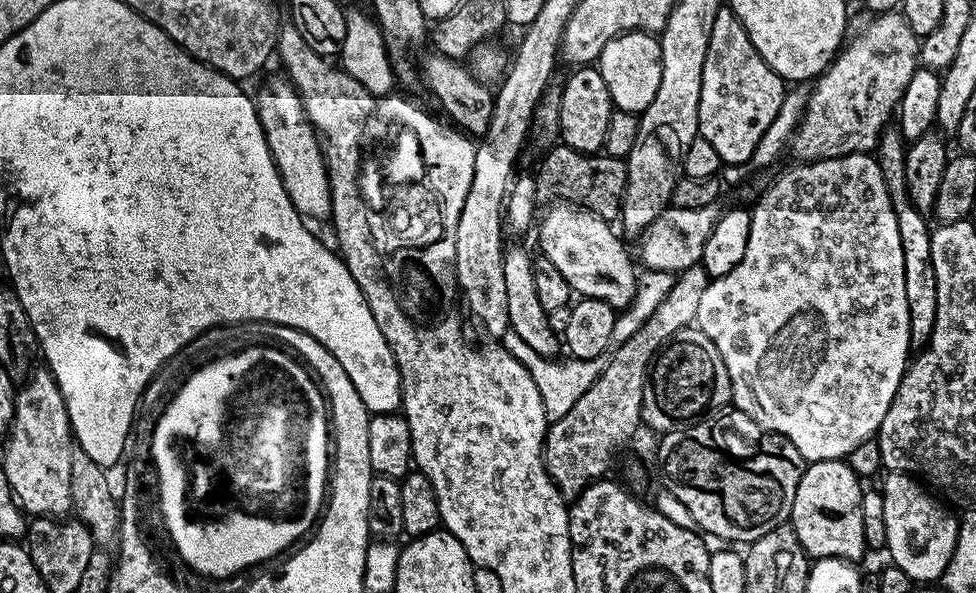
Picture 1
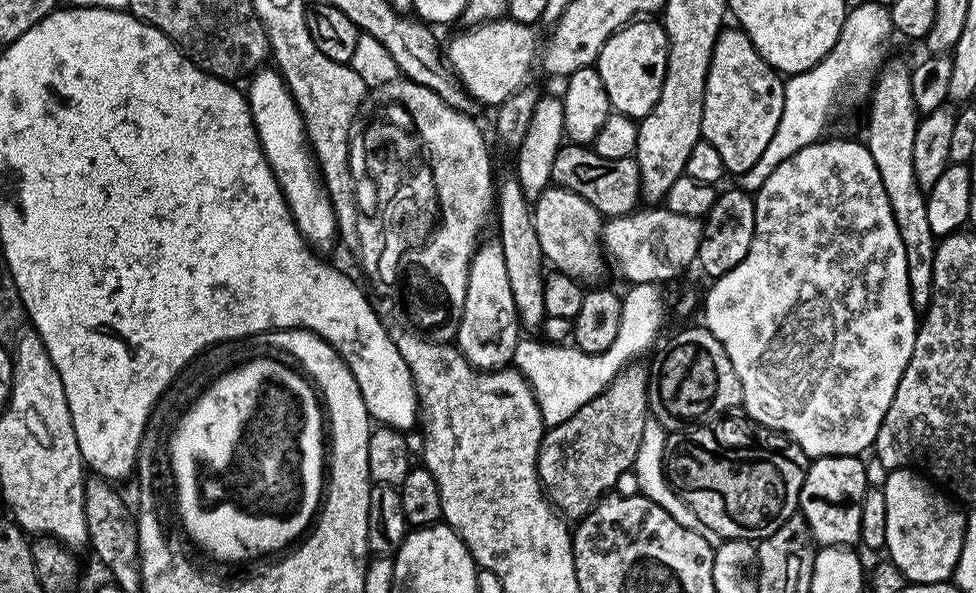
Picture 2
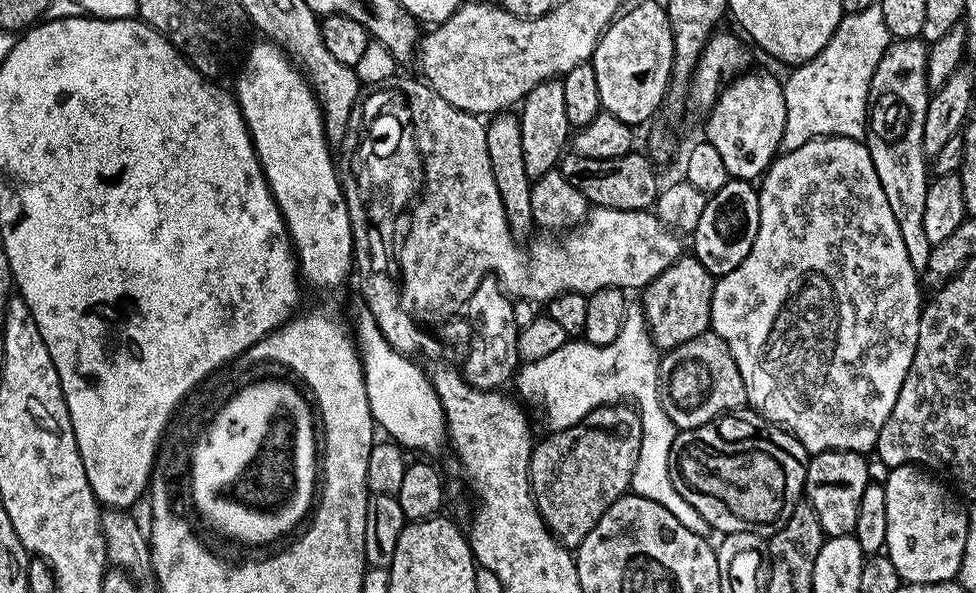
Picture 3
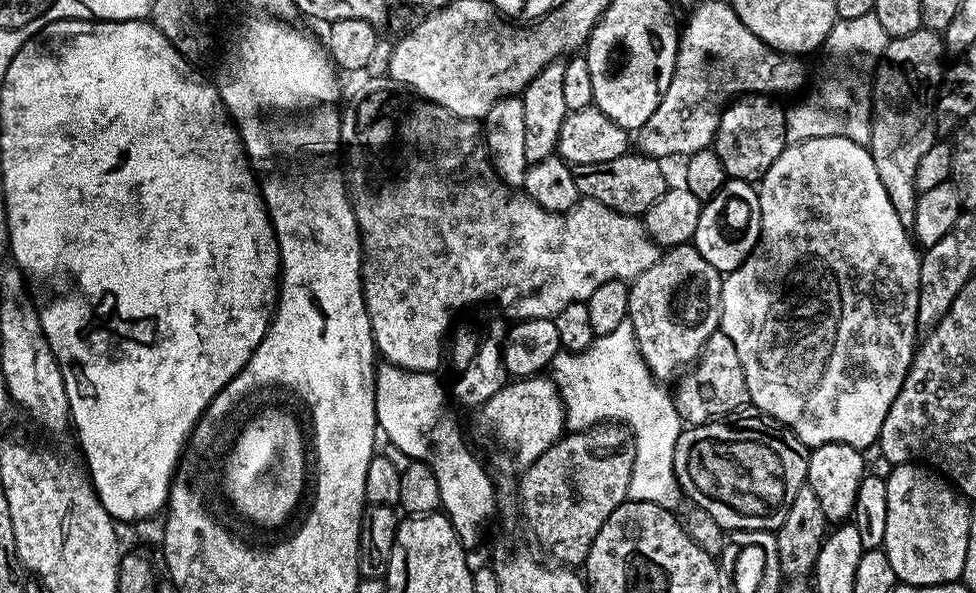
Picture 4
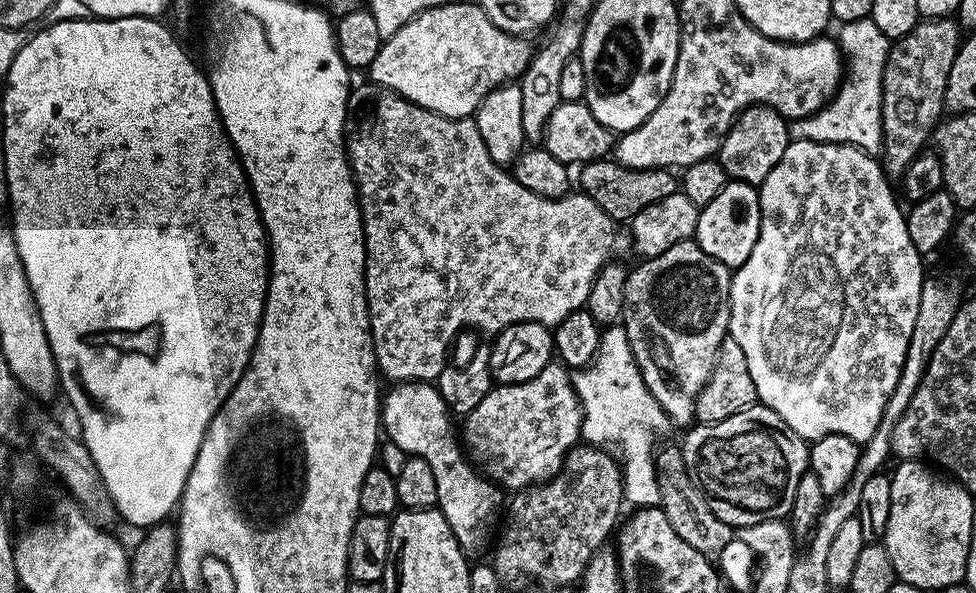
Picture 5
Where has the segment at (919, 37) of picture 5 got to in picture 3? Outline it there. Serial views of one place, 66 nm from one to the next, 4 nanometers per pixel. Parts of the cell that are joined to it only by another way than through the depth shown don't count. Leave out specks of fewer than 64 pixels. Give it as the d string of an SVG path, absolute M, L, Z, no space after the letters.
M893 39L888 49L878 62L878 70L874 70L874 78L870 78L868 91L868 130L866 143L868 153L874 162L874 170L878 174L878 182L882 182L882 190L886 190L886 202L890 202L890 210L894 210L894 222L898 222L898 234L902 234L902 242L906 246L906 254L910 254L910 266L918 274L928 269L931 242L926 238L926 229L922 226L922 217L926 210L926 190L930 183L930 164L922 150L922 126L926 126L926 110L930 89L926 82L926 62L929 45L923 39Z

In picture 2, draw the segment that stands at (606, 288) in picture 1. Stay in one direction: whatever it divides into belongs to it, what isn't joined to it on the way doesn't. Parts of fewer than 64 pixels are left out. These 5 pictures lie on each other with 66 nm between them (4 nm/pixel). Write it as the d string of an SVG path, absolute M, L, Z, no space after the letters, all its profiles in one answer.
M549 186L531 205L530 211L538 234L538 246L542 246L545 261L555 271L565 272L581 282L596 280L603 274L606 256L600 241L602 217L600 211L586 202L586 198L568 188Z

